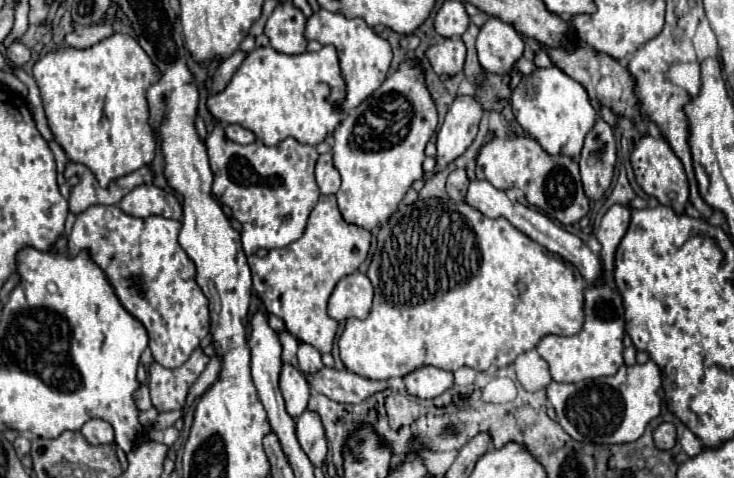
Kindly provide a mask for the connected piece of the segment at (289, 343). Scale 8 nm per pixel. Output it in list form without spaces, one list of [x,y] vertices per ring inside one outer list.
[[[279,333],[279,339],[281,339],[281,345],[283,345],[283,363],[289,361],[291,365],[295,365],[295,337],[291,333]]]

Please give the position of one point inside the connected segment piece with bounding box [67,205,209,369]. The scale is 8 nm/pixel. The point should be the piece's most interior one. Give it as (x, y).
(152, 276)

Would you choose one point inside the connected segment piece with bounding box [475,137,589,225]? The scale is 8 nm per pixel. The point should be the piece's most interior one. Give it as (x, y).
(553, 184)

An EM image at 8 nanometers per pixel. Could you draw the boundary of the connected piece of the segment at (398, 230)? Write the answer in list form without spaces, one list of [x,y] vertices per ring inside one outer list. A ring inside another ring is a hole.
[[[427,199],[427,201],[415,201],[413,205],[401,205],[399,211],[379,229],[377,235],[377,249],[371,259],[367,277],[371,279],[375,287],[375,297],[373,297],[373,307],[367,319],[349,319],[345,323],[345,331],[339,339],[339,351],[345,367],[361,377],[367,379],[391,379],[391,377],[405,377],[419,367],[433,365],[445,371],[457,371],[459,367],[473,367],[477,371],[487,371],[491,365],[497,367],[507,367],[513,365],[513,361],[525,353],[531,351],[533,347],[539,345],[539,341],[545,335],[575,335],[579,333],[583,325],[583,289],[585,289],[585,279],[581,273],[575,269],[575,265],[563,261],[555,253],[549,255],[545,247],[539,243],[531,241],[527,235],[523,235],[519,229],[515,229],[507,219],[491,219],[485,217],[481,211],[469,207],[467,203],[455,205],[449,199]]]

